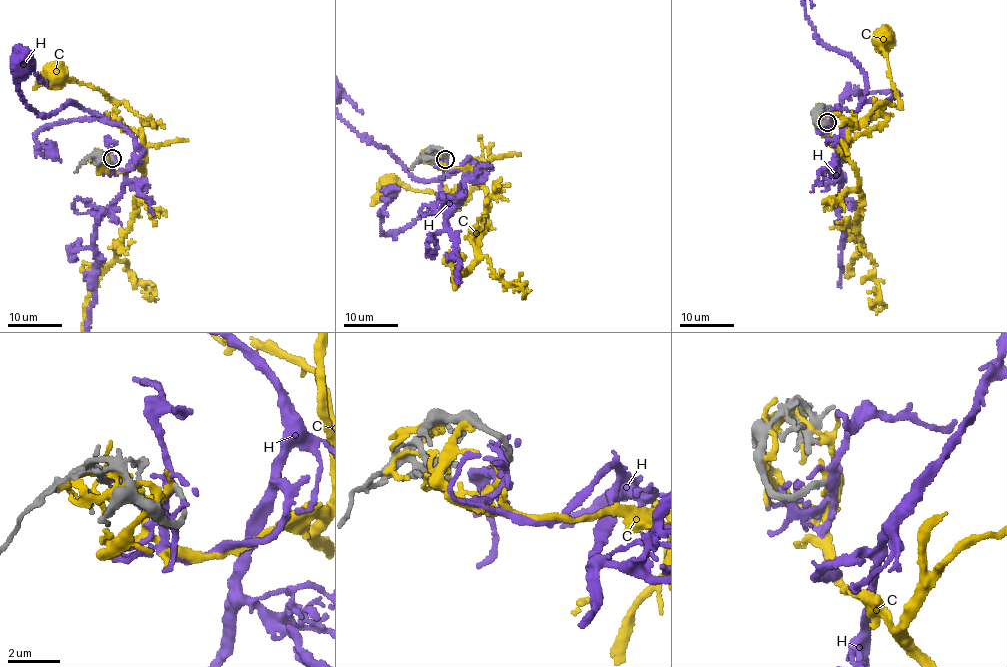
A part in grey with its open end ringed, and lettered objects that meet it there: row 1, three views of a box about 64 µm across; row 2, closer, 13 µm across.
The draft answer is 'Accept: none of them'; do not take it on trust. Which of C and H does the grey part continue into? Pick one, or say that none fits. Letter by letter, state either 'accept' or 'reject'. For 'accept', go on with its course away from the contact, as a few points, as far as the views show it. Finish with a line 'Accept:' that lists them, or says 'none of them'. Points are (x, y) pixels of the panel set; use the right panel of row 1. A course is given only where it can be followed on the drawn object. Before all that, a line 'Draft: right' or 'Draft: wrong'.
Draft: wrong
C: reject
H: accept | via (827, 124), (830, 143), (858, 108), (864, 72), (816, 35)
Accept: H

